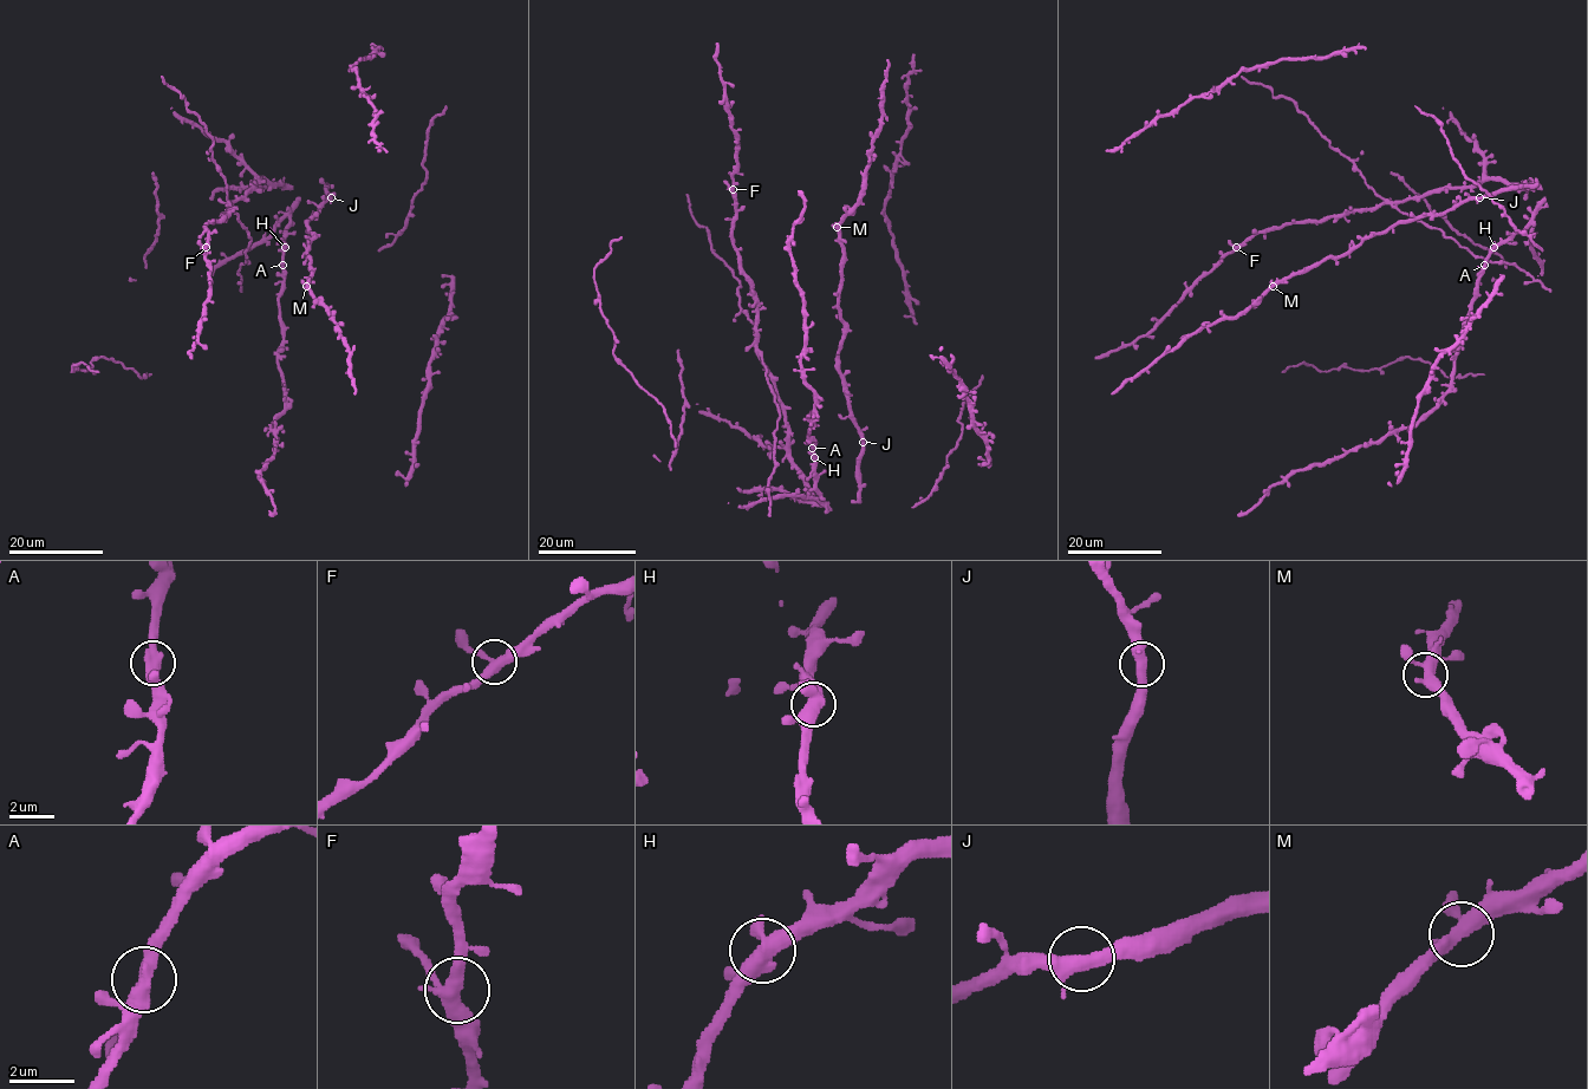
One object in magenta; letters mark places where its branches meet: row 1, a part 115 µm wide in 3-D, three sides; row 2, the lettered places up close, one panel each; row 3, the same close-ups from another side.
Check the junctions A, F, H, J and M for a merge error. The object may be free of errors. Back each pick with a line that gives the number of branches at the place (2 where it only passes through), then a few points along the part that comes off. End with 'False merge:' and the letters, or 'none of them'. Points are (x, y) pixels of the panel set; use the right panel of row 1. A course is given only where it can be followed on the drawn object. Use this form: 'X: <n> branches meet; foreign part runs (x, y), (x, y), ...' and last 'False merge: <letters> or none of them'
False merge: none of them

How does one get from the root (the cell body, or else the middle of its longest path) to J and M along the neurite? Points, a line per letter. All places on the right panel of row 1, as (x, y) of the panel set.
J: (1521, 187), (1479, 197)
M: (1521, 187), (1470, 197), (1439, 214), (1397, 222), (1383, 232), (1372, 233), (1347, 252), (1327, 256), (1273, 286)

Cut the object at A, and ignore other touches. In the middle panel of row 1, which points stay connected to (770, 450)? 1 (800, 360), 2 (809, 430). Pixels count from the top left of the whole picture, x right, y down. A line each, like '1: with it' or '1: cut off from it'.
1: cut off from it
2: cut off from it

